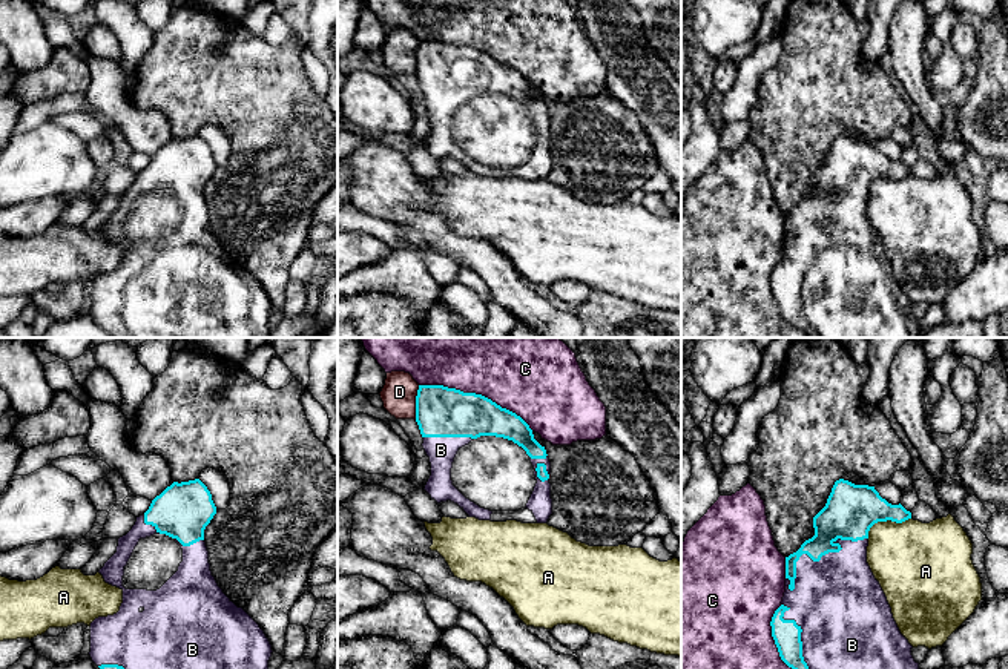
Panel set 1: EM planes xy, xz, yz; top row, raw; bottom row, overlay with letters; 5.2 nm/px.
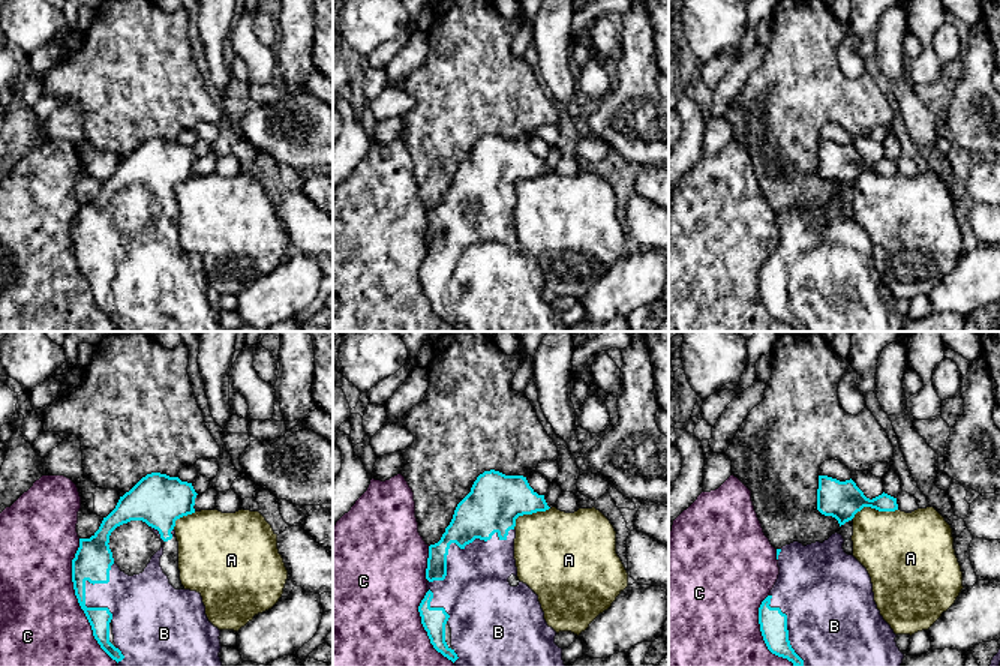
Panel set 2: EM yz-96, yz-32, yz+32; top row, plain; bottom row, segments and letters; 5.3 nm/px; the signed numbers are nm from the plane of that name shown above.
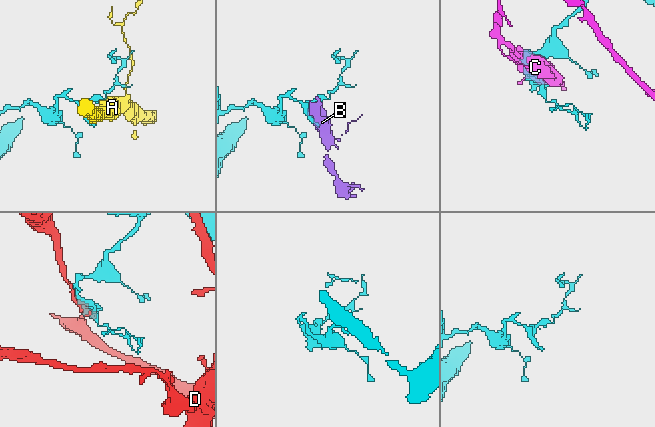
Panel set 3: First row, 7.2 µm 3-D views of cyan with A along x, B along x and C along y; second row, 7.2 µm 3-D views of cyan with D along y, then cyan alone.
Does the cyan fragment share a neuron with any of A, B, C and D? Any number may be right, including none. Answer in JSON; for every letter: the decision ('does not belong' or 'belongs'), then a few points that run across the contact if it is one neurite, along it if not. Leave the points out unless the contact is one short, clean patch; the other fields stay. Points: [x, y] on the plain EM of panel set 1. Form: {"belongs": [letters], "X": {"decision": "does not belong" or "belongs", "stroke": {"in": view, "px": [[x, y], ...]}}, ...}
{"belongs": ["B"], "A": {"decision": "does not belong", "stroke": {"in": "yz", "px": [[910, 174], [901, 178], [878, 177], [870, 184], [867, 194]]}}, "B": {"decision": "belongs"}, "C": {"decision": "does not belong"}, "D": {"decision": "does not belong"}}

